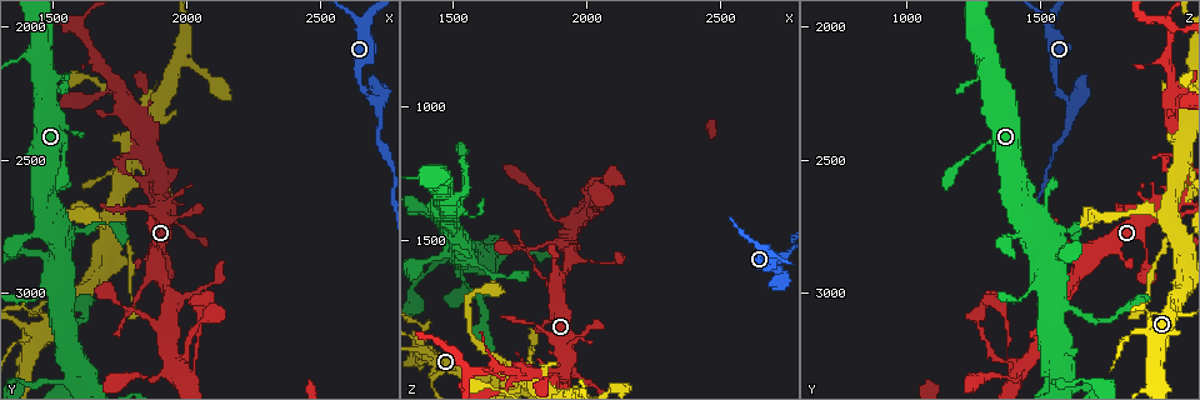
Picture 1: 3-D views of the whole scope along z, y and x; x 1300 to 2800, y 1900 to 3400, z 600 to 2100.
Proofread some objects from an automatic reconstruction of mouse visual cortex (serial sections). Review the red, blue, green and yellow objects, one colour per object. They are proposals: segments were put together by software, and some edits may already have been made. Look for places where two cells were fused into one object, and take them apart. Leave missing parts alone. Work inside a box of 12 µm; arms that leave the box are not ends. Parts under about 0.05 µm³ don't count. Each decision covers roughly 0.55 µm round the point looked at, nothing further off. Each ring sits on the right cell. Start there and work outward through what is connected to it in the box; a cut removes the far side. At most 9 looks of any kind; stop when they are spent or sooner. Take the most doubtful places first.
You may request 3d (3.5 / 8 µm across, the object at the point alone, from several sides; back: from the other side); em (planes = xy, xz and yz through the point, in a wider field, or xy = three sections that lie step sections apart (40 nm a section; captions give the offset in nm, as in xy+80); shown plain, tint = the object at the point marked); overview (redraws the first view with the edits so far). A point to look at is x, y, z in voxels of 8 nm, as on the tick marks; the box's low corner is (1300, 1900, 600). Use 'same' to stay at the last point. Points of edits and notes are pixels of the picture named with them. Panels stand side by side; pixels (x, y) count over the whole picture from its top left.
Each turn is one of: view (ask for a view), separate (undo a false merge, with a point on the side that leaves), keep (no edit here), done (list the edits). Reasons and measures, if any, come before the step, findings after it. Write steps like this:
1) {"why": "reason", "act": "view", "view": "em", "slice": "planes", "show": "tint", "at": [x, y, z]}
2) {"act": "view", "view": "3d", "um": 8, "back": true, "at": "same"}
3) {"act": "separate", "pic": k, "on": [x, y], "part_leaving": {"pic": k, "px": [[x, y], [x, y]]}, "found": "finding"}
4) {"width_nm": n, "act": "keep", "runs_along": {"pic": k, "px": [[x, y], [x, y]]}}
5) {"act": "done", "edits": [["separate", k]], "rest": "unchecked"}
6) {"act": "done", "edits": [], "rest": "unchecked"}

{"why": "calibre changes", "act": "view", "view": "3d", "um": 3.5, "back": true, "at": [1770, 2790, 1980]}

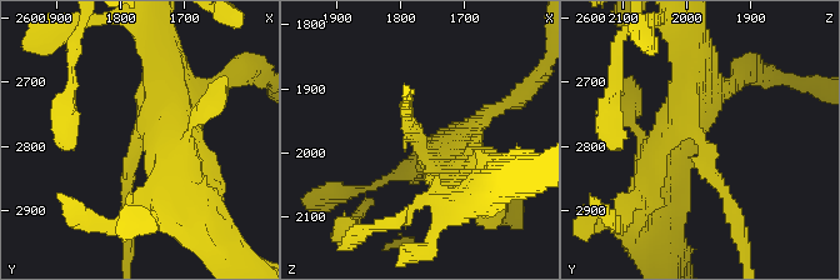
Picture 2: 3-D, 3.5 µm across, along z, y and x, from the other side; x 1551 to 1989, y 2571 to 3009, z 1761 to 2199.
{"act": "keep", "found": "all the same cell"}

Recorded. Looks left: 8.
{"act": "view", "view": "3d", "um": 3.5, "back": true, "at": [1510, 2960, 1510]}

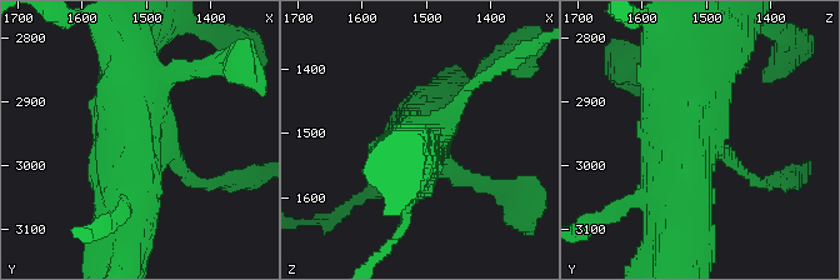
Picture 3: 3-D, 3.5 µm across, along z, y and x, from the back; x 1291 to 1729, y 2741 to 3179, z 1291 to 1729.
{"why": "now the EM", "act": "view", "view": "em", "slice": "xy", "step": 1, "show": "tint", "at": "same"}

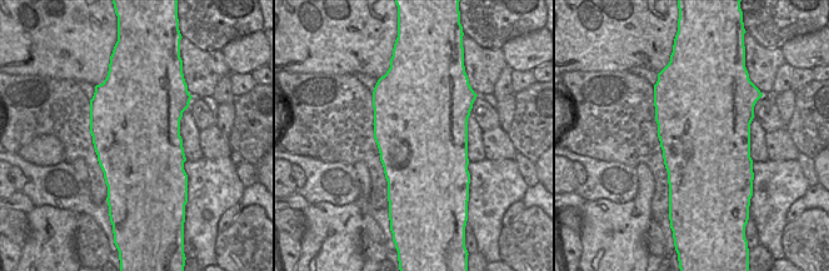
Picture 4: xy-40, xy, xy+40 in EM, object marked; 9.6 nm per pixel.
{"width_nm": 900, "act": "keep", "runs_along": {"pic": 3, "px": [[130, 108], [126, 224], [115, 261]]}, "found": "all the same cell"}

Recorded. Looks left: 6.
{"why": "three-way junction", "act": "view", "view": "3d", "um": 3.5, "at": [2720, 2290, 1610]}

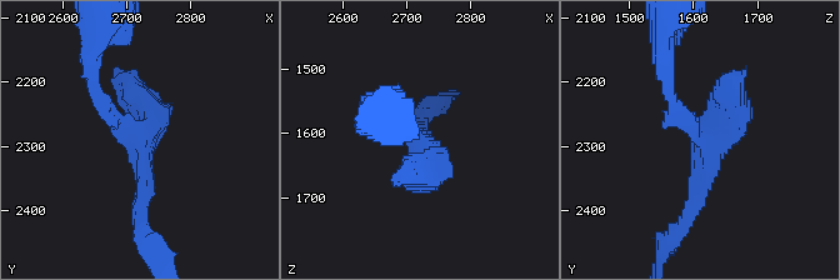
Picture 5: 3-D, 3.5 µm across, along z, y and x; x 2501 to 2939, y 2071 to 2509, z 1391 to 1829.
{"arms": 3, "arm_widths_nm": [150, 200, 350], "act": "view", "view": "em", "slice": "xy", "step": 5, "show": "plain", "at": [2720, 2285, 1615]}

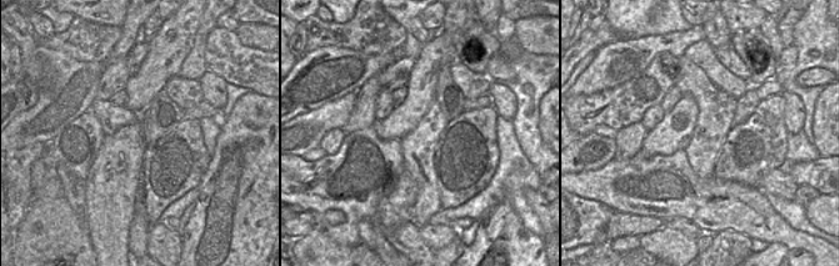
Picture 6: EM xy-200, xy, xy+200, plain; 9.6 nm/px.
{"act": "view", "view": "em", "slice": "xy", "step": 5, "show": "tint", "at": "same"}

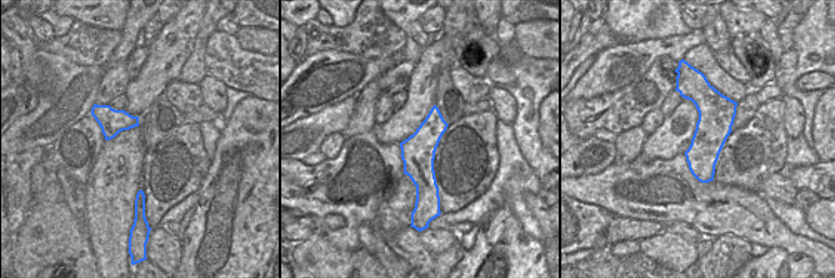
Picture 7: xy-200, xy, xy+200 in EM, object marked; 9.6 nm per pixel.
{"width_nm": 340, "act": "keep", "runs_along": {"pic": 5, "px": [[373, 106], [430, 158], [404, 176]]}, "found": "one cell here"}

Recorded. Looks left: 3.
{"why": "three arms meet", "act": "view", "view": "3d", "um": 8, "at": [1750, 2230, 1990]}

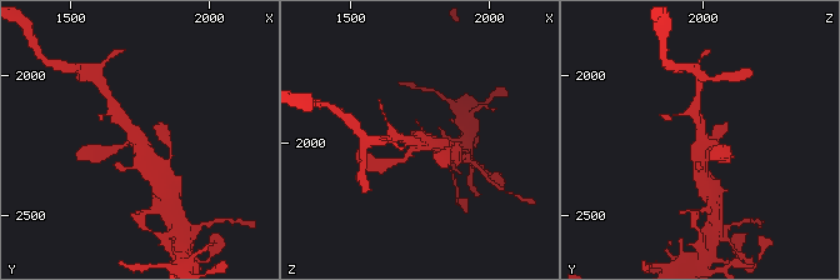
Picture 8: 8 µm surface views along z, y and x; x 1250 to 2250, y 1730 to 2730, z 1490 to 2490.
{"why": "zoom in", "act": "view", "view": "3d", "um": 3.5, "back": true, "at": [1750, 2240, 2010]}

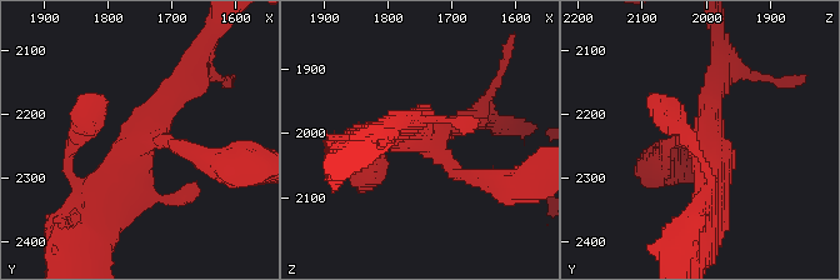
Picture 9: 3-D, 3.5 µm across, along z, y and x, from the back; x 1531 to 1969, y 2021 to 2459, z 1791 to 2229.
{"why": "need the tissue", "act": "view", "view": "em", "slice": "xy", "step": 1, "show": "tint", "at": [1745, 2235, 2000]}

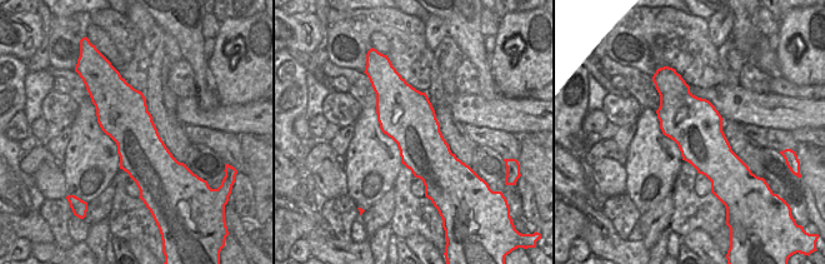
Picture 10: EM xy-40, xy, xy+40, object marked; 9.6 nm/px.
{"width_nm": 550, "act": "keep", "runs_along": {"pic": 9, "px": [[95, 208], [95, 193], [191, 74]]}, "found": "one cell here"}

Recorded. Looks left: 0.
{"act": "done", "edits": [], "rest": "unchecked"}

